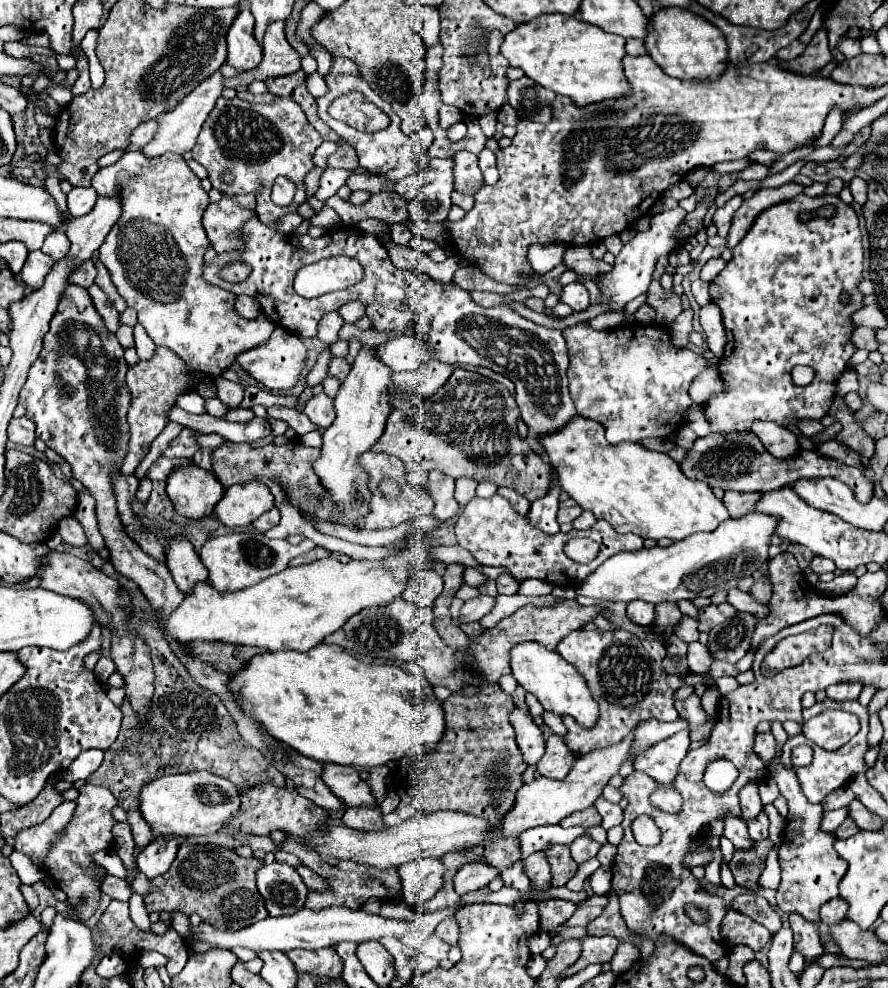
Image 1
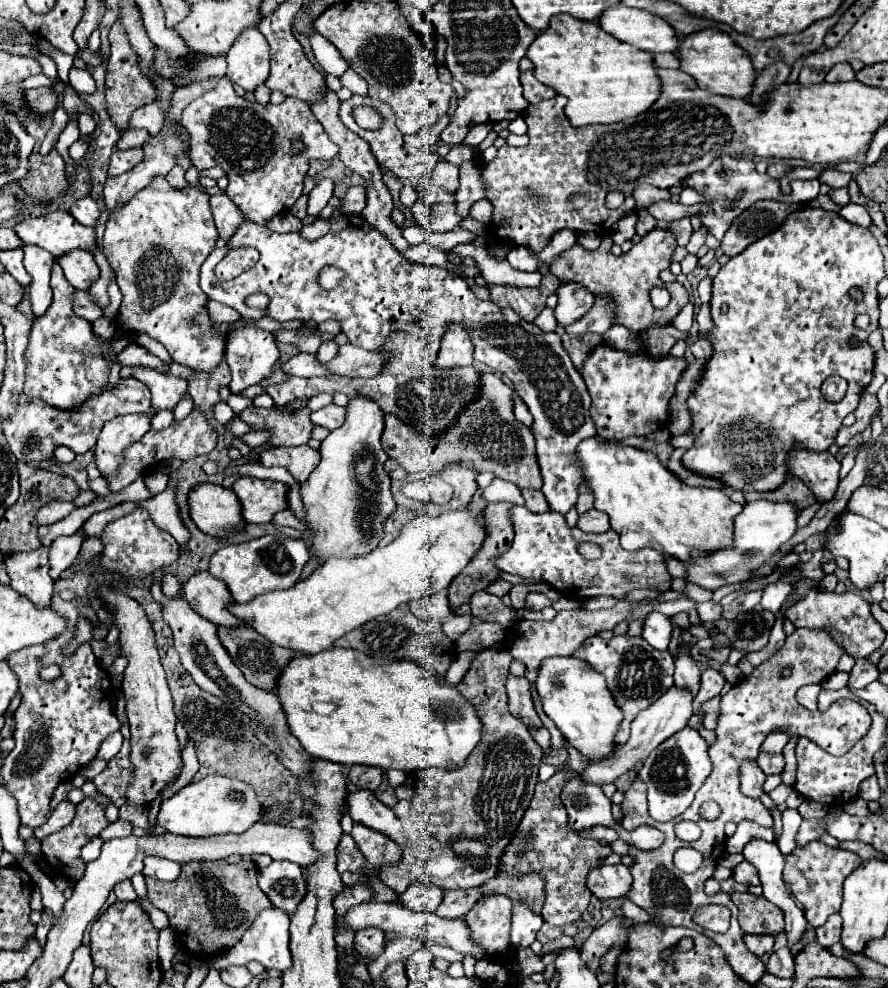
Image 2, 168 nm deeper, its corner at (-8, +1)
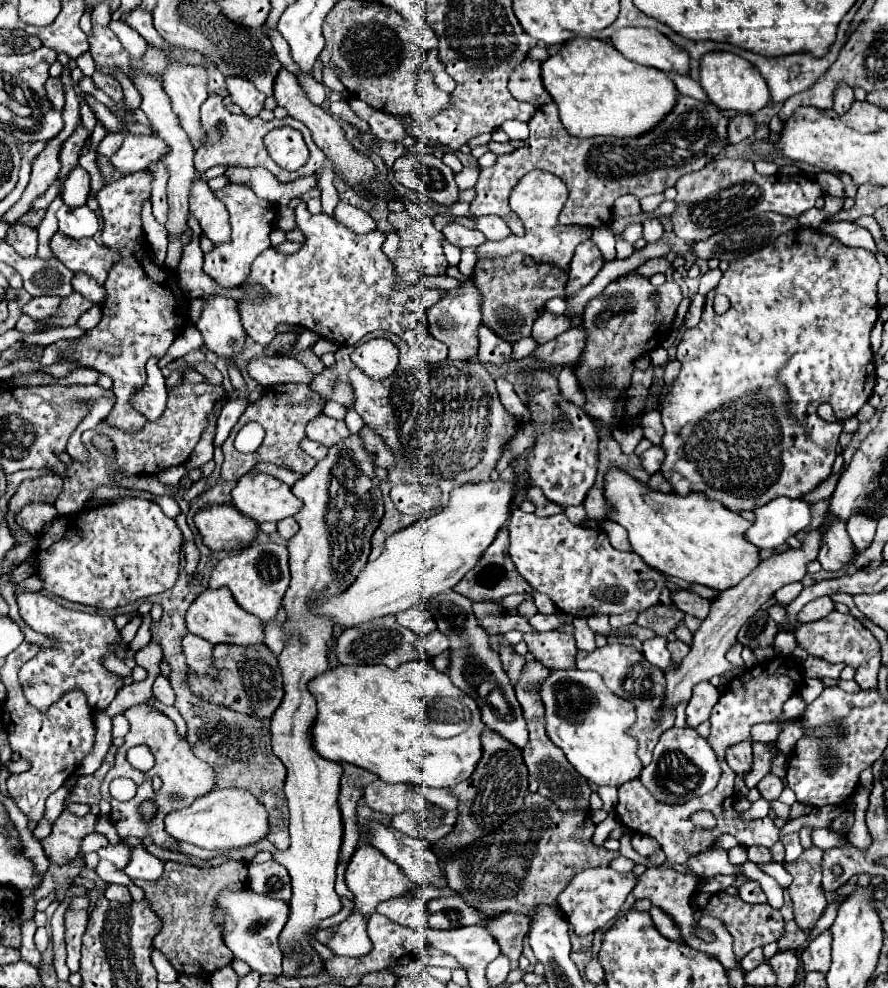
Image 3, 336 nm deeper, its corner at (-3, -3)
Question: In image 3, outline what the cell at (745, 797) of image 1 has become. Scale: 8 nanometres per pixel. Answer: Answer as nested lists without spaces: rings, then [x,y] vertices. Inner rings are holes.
[[[739,743],[729,747],[727,751],[727,765],[735,771],[737,777],[745,779],[753,765],[753,753],[751,753],[751,743]]]

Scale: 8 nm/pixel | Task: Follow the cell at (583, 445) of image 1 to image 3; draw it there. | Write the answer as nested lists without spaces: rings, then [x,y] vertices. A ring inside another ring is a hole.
[[[611,467],[603,483],[611,521],[627,529],[631,551],[649,567],[689,583],[725,591],[759,565],[759,549],[743,535],[751,527],[751,521],[727,511],[723,503],[699,493],[677,495],[649,489],[647,483],[641,483],[619,467]]]

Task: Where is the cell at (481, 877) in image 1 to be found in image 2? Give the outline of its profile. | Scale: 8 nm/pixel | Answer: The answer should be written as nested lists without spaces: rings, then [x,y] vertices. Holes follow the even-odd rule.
[[[472,887],[472,889],[458,889],[458,891],[446,891],[440,907],[436,909],[436,915],[438,917],[446,917],[446,919],[460,919],[472,909],[472,905],[480,897],[482,895],[480,895],[480,891],[476,887]]]

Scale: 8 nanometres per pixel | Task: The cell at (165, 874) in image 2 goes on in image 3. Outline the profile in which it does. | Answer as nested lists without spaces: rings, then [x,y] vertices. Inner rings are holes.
[[[145,845],[143,847],[133,847],[131,851],[131,861],[125,867],[125,873],[131,879],[147,879],[147,881],[155,881],[159,879],[159,875],[163,875],[163,861],[153,857]]]

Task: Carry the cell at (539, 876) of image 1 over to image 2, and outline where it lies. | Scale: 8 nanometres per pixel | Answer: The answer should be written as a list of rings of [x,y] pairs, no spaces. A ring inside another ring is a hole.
[[[526,875],[518,881],[492,877],[480,885],[480,891],[482,895],[498,893],[498,895],[510,897],[512,901],[524,901],[528,907],[532,907],[536,915],[540,915],[540,907],[544,903],[544,897],[542,897],[544,881],[540,881],[540,875]]]

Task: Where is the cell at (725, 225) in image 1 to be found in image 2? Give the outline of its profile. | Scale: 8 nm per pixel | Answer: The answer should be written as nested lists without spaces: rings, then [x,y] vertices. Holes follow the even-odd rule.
[[[722,155],[708,169],[692,173],[686,179],[686,185],[702,195],[702,203],[706,203],[706,207],[700,209],[698,217],[700,217],[702,225],[708,229],[708,233],[712,233],[716,239],[722,239],[724,233],[728,231],[730,223],[756,201],[774,199],[774,201],[784,201],[784,203],[808,203],[812,199],[816,199],[820,193],[820,181],[812,179],[812,181],[790,181],[792,193],[782,195],[778,179],[772,179],[768,173],[760,175],[754,167],[754,161],[750,161],[750,159],[730,157],[730,155]]]

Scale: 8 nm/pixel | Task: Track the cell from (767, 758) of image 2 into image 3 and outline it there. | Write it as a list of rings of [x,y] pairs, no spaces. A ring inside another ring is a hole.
[[[767,773],[767,775],[757,783],[757,789],[761,791],[763,799],[771,801],[771,799],[777,799],[777,797],[781,795],[781,791],[783,791],[783,783],[781,783],[781,779],[779,779],[777,775]]]

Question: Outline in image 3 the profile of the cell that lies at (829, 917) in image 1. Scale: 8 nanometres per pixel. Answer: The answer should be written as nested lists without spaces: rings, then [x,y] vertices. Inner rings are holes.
[[[823,931],[819,937],[815,937],[809,947],[801,953],[801,959],[805,963],[805,971],[827,971],[831,965],[831,931]]]

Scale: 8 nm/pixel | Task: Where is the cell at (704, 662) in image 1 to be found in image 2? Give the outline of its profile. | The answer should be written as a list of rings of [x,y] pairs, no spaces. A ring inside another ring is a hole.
[[[706,669],[700,679],[700,691],[694,699],[694,709],[698,709],[702,703],[710,701],[712,697],[720,695],[722,687],[724,687],[724,675],[718,673],[716,669]]]

